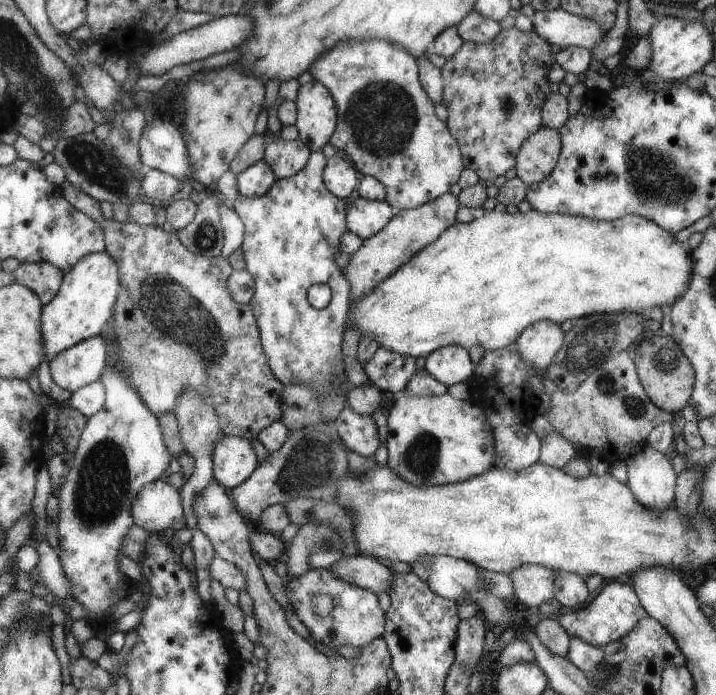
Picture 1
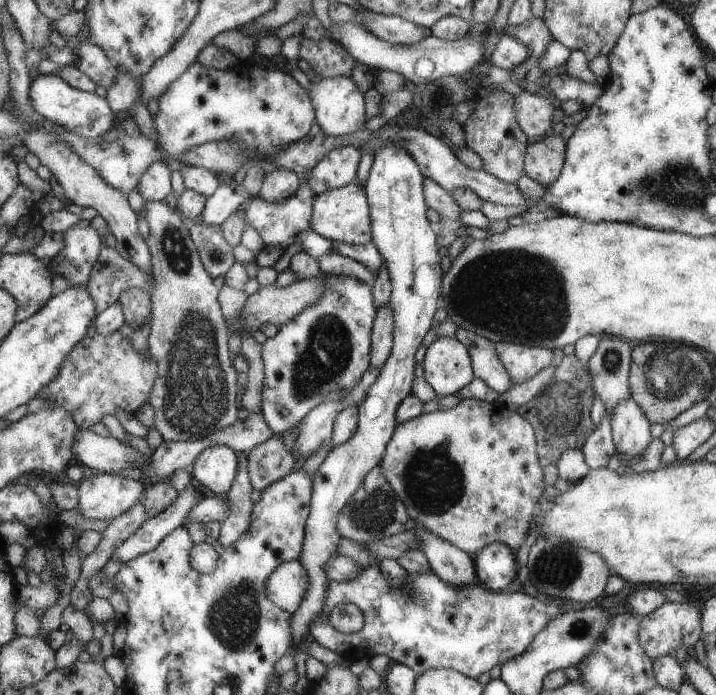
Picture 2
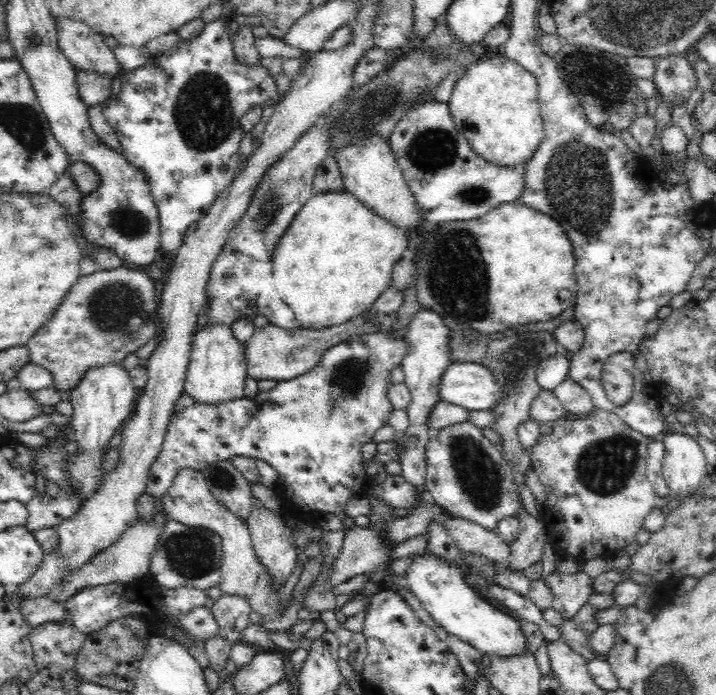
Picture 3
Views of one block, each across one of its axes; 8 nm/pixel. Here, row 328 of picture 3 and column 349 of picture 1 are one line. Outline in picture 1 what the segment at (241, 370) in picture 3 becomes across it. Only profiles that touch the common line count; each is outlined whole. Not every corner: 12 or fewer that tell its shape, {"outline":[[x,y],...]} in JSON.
{"outline":[[383,201],[347,203],[346,230],[364,241],[394,216]]}

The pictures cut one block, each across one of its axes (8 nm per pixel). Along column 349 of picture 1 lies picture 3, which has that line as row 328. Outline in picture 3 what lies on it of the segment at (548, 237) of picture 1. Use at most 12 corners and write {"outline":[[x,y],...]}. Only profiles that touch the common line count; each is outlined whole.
{"outline":[[348,192],[313,193],[272,256],[305,329],[344,324],[408,248]]}

